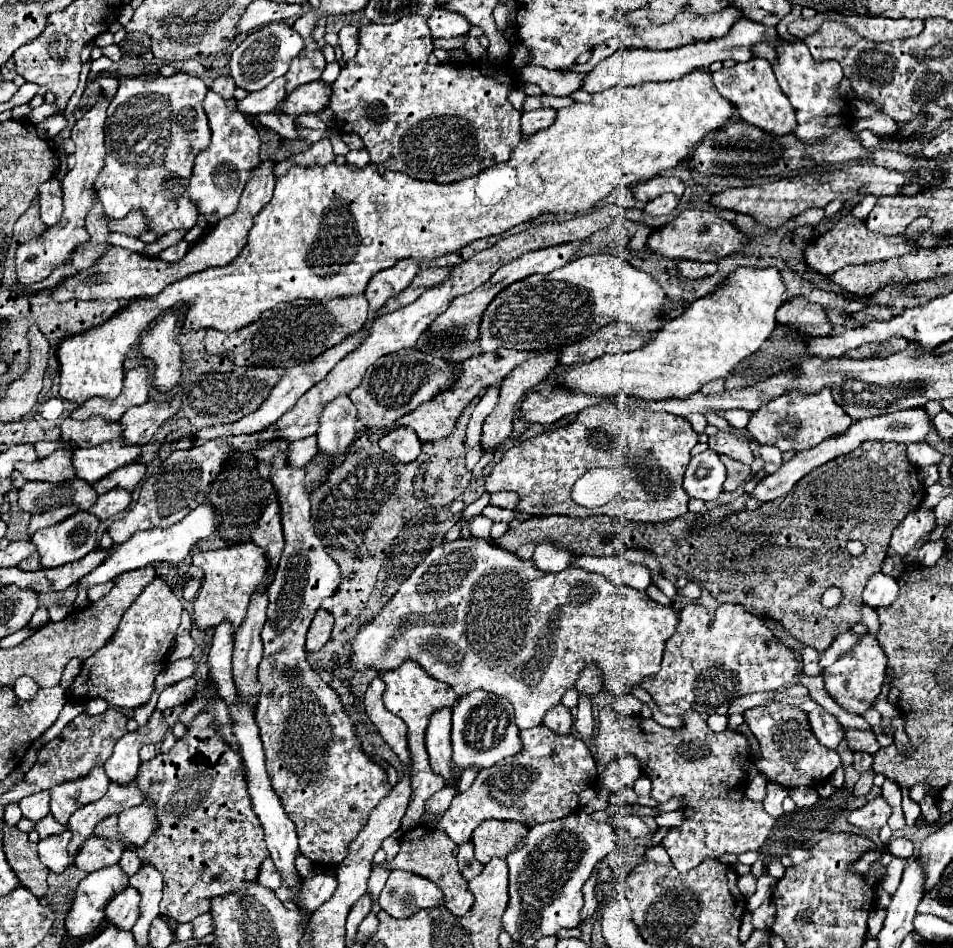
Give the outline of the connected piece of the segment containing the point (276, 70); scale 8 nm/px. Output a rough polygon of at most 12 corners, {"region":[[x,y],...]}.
{"region":[[284,22],[252,32],[230,58],[238,88],[284,76],[302,36]]}

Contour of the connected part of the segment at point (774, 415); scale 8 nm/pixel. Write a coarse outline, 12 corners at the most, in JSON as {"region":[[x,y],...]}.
{"region":[[790,392],[752,414],[758,444],[800,452],[844,434],[850,416],[820,394]]}

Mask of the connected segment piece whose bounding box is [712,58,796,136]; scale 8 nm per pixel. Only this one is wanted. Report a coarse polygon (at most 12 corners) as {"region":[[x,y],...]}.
{"region":[[768,60],[714,72],[744,122],[784,136],[796,124]]}

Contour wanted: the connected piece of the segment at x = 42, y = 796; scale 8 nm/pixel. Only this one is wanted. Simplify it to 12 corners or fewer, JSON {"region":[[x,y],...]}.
{"region":[[48,792],[20,800],[22,816],[38,822],[48,810]]}

